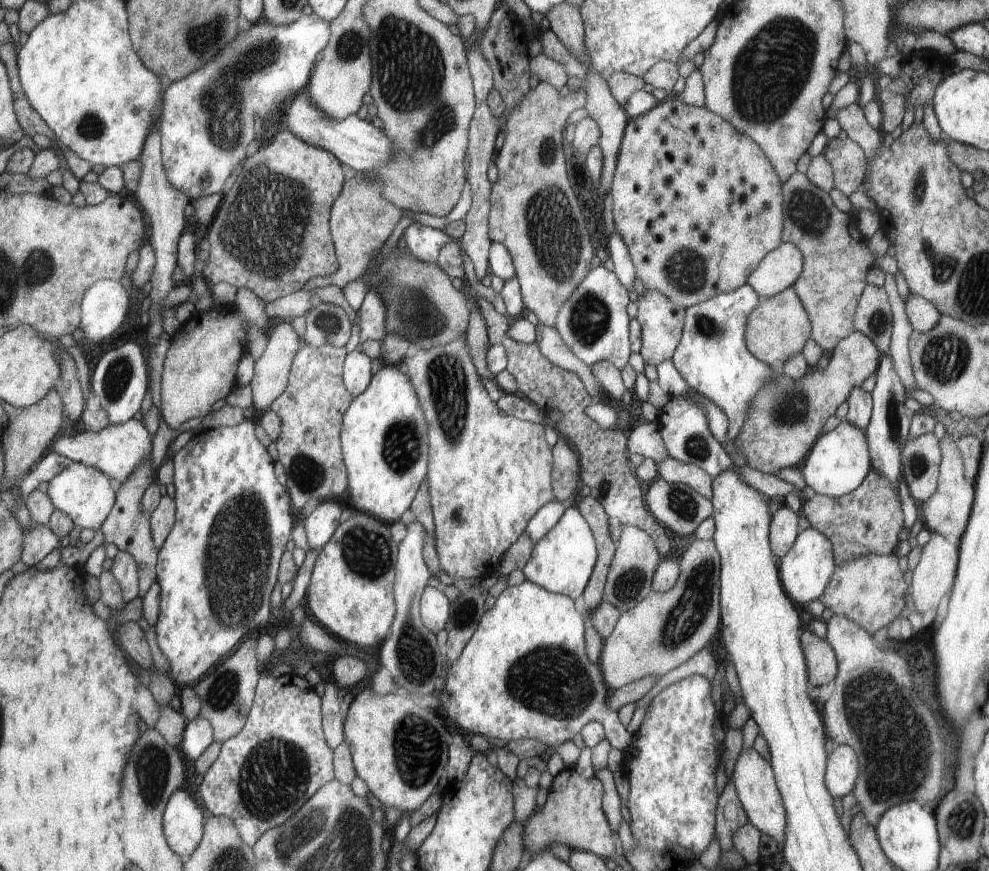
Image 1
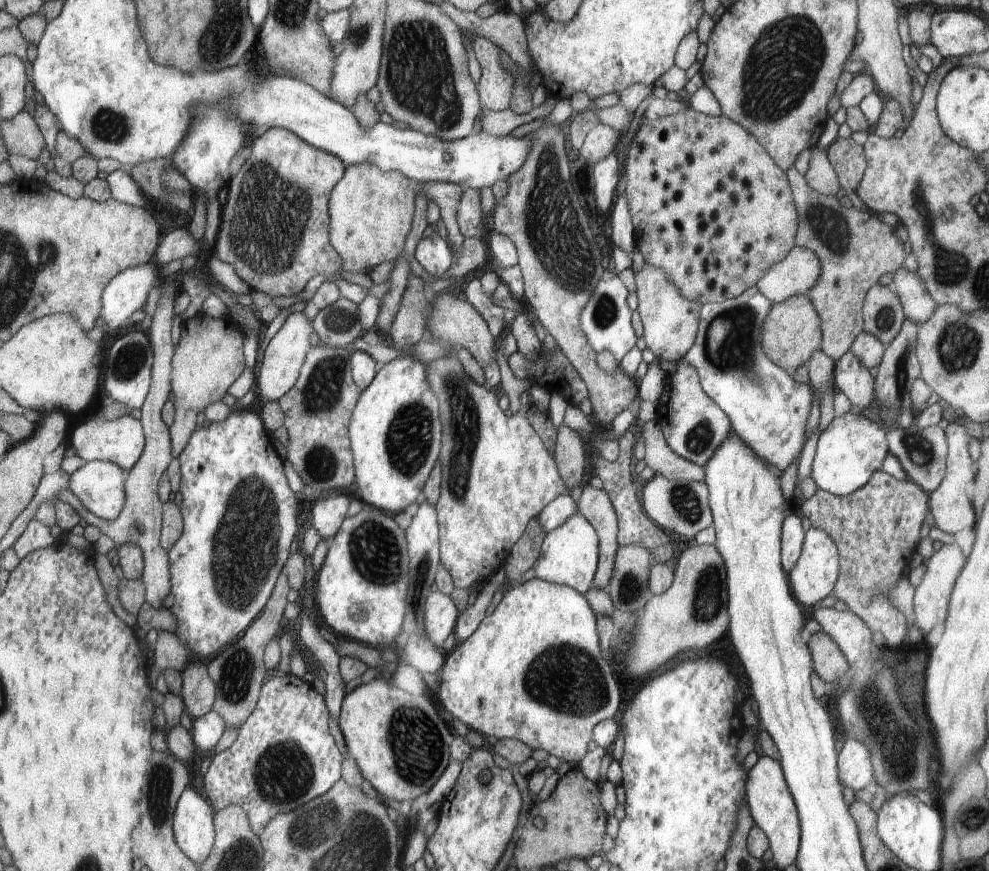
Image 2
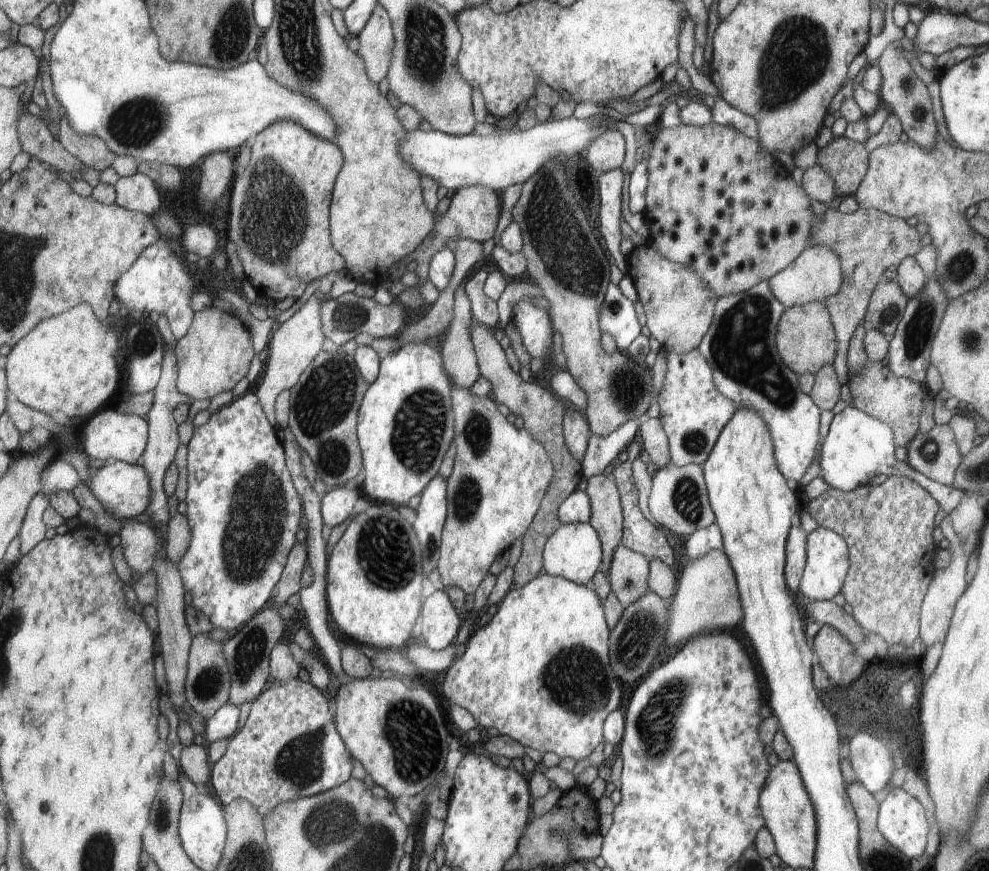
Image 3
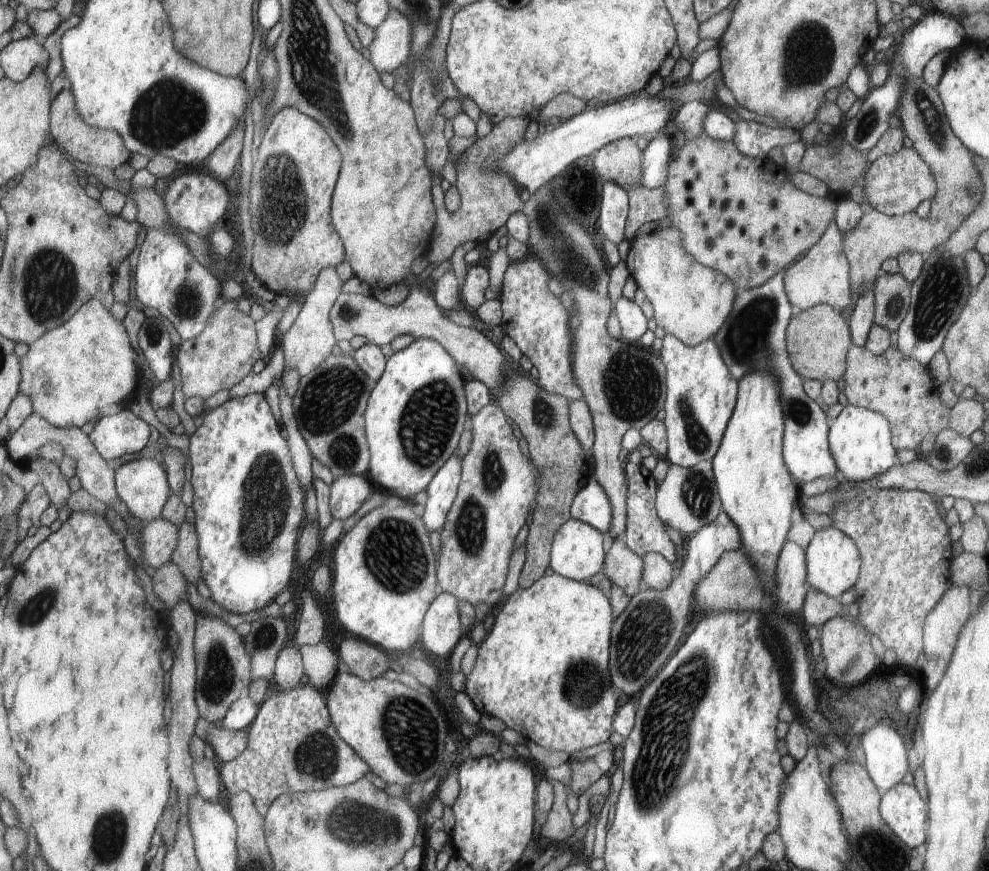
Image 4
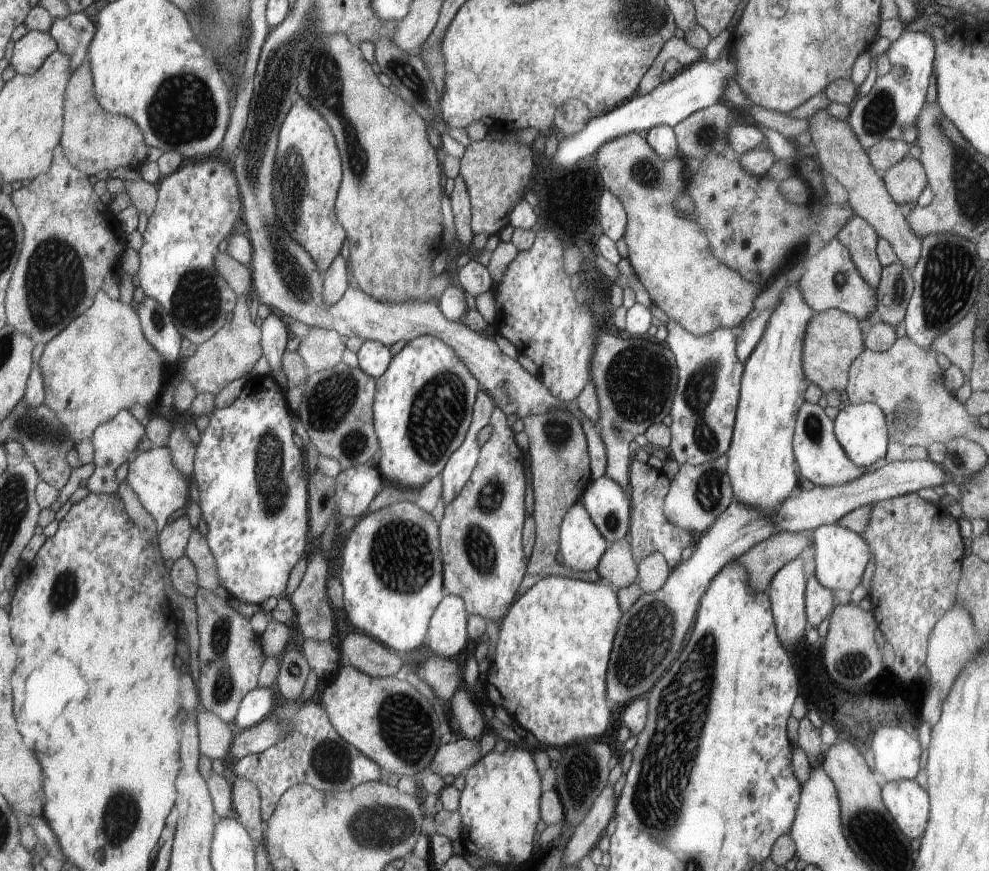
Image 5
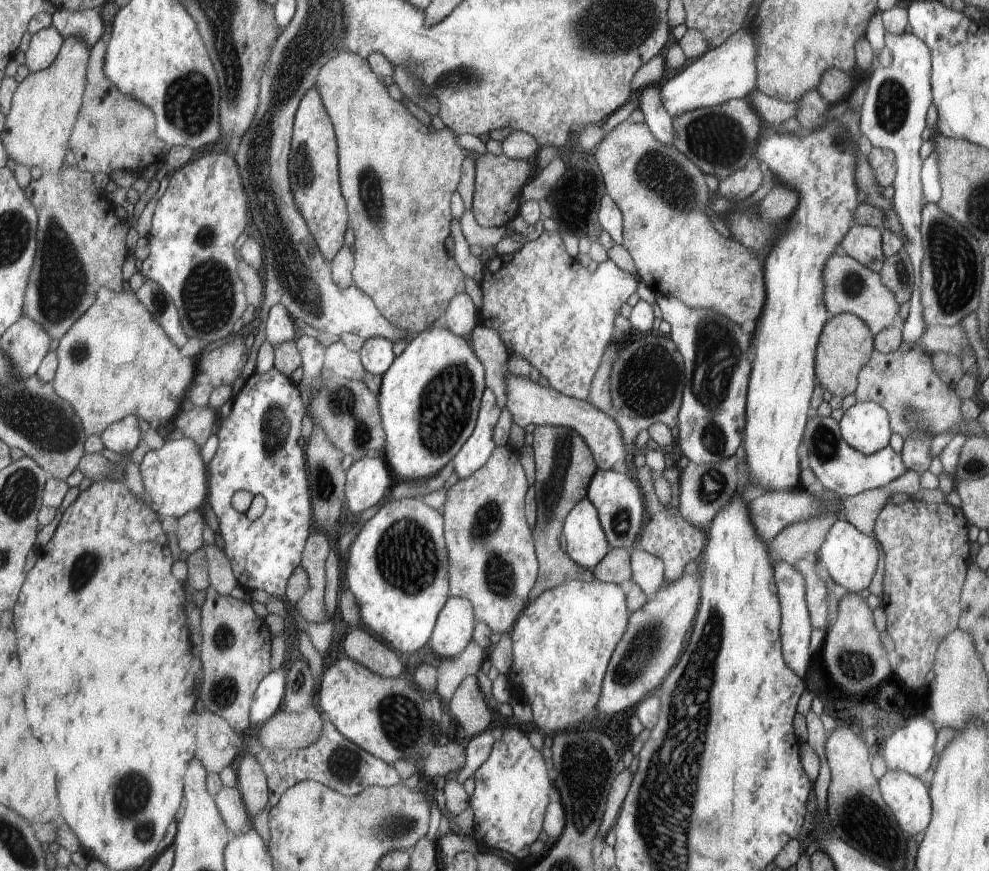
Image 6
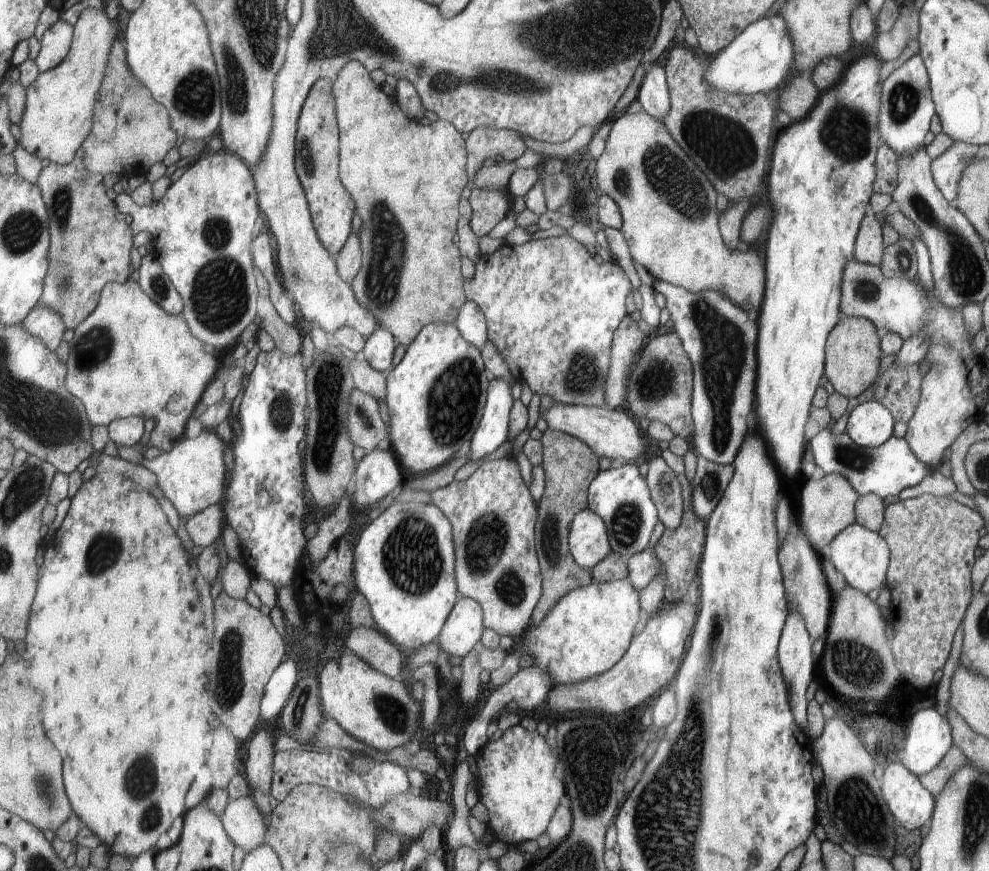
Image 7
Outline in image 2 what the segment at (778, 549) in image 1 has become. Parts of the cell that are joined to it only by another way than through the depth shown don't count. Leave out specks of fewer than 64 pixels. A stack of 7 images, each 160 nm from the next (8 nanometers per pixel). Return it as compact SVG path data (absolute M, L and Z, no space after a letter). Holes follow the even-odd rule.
M791 513L781 526L781 566L784 567L785 573L796 566L796 562L800 559L803 543L801 522L797 516L793 516Z

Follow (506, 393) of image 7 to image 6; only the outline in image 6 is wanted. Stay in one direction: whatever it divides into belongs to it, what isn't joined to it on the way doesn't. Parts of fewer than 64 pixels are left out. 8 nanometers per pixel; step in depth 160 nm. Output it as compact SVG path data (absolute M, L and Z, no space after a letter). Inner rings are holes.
M487 387L481 396L475 428L460 452L452 458L453 472L457 474L458 480L471 476L483 466L492 450L497 447L492 439L492 432L499 417L500 407L497 406L494 392Z

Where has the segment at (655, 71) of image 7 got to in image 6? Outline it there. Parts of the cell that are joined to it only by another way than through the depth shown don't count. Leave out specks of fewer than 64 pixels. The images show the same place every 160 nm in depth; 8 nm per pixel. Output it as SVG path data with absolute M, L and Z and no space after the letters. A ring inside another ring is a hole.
M647 85L640 90L638 108L644 116L644 123L652 131L652 135L659 141L668 145L672 144L672 116L662 105L660 86Z

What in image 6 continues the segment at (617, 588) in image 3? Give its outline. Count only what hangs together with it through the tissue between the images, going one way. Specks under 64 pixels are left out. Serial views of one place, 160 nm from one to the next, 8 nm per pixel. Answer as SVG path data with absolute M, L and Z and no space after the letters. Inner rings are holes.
M609 548L603 560L592 568L595 580L618 585L628 584L629 576L632 576L632 570L629 570L629 556L632 554L629 554L627 549Z

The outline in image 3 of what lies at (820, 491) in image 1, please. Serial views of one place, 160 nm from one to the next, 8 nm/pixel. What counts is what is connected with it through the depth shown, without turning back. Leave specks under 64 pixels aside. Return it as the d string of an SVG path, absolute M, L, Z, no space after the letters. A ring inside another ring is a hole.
M856 407L843 408L839 414L833 416L827 436L822 442L821 456L819 461L819 476L825 480L829 489L835 489L843 492L849 492L857 489L859 486L868 484L874 476L885 474L885 476L901 476L912 479L925 491L933 496L936 502L941 504L945 514L949 514L955 504L963 498L960 489L952 488L951 485L943 486L933 482L923 474L912 470L908 464L903 461L895 462L895 440L892 436L892 428L881 420L872 418L871 415L864 414L863 411L857 410Z

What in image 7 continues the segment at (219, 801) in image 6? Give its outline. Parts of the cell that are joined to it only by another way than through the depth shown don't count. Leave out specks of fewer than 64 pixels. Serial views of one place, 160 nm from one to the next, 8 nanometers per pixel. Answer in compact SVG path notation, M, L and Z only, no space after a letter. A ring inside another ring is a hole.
M251 795L230 800L225 805L220 821L223 823L226 833L235 844L235 847L242 848L246 853L256 846L265 844L267 820L259 812Z

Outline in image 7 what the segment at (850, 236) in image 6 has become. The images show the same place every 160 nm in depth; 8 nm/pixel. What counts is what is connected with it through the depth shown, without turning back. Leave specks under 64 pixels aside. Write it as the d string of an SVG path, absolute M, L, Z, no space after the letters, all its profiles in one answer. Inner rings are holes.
M866 212L860 222L859 232L856 234L853 260L868 265L879 265L884 247L883 225L880 218Z

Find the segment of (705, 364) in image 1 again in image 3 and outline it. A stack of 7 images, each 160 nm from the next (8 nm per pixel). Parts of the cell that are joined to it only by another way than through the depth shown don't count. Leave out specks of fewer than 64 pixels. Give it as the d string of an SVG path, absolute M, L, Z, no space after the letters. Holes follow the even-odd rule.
M767 280L751 286L745 292L725 295L715 300L716 305L712 313L712 325L708 333L701 338L696 347L705 362L712 368L713 388L723 398L729 398L736 408L749 408L753 414L759 414L769 428L772 446L775 451L776 466L785 478L799 480L807 466L815 458L815 444L817 444L817 426L819 426L819 407L811 402L809 395L799 389L798 376L783 362L775 350L776 327L779 325L781 314L785 307L779 303L771 292Z

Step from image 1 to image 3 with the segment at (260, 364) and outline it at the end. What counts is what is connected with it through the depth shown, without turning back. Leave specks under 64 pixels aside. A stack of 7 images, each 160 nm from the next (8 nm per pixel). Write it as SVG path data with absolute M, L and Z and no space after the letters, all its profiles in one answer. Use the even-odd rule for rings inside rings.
M313 292L307 301L285 322L270 334L267 344L267 364L263 376L255 388L256 398L259 400L260 406L264 407L265 414L275 425L273 416L273 404L279 392L291 389L295 386L295 382L299 379L301 372L305 370L307 364L315 358L315 354L321 351L321 344L325 336L321 333L321 322L319 320L319 306L321 306L321 292Z

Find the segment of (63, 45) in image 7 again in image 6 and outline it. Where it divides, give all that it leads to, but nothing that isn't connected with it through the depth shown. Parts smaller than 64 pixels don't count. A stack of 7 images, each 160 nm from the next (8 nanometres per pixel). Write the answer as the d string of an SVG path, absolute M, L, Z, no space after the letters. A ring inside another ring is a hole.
M53 26L40 30L31 39L25 64L32 73L48 69L57 60L65 41L66 38Z

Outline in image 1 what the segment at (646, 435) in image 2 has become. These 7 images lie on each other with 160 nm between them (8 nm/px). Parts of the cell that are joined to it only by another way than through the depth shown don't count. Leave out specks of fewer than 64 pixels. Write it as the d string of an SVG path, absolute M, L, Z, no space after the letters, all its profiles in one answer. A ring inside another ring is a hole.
M665 456L656 464L658 474L667 483L682 483L710 499L712 477L702 472L697 466L680 462L679 460Z

